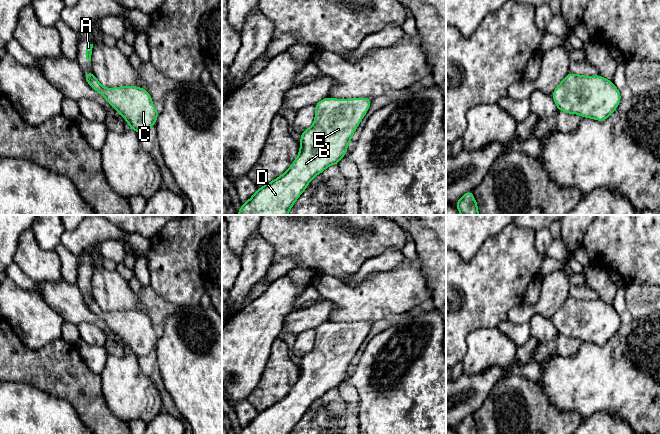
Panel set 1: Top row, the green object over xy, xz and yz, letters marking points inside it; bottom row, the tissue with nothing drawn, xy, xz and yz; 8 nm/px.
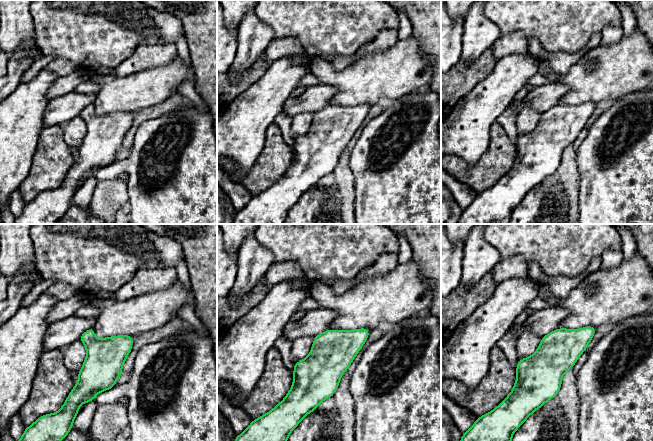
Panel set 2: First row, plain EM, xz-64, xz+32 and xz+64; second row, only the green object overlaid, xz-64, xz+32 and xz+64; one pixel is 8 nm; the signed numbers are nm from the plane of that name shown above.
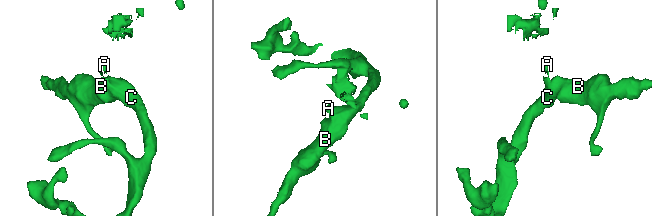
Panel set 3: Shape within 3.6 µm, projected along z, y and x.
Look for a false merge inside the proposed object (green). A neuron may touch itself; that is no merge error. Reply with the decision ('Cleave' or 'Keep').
Keep

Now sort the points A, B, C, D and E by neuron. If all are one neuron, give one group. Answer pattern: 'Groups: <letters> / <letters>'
Groups: A B C D E

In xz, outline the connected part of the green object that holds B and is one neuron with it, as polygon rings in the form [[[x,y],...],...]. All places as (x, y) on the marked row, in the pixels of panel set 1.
[[[331,97],[317,102],[314,123],[301,133],[300,152],[290,168],[277,179],[257,189],[255,194],[242,204],[237,215],[287,215],[310,181],[330,165],[338,164],[345,156],[351,137],[367,113],[371,102],[372,98]]]

